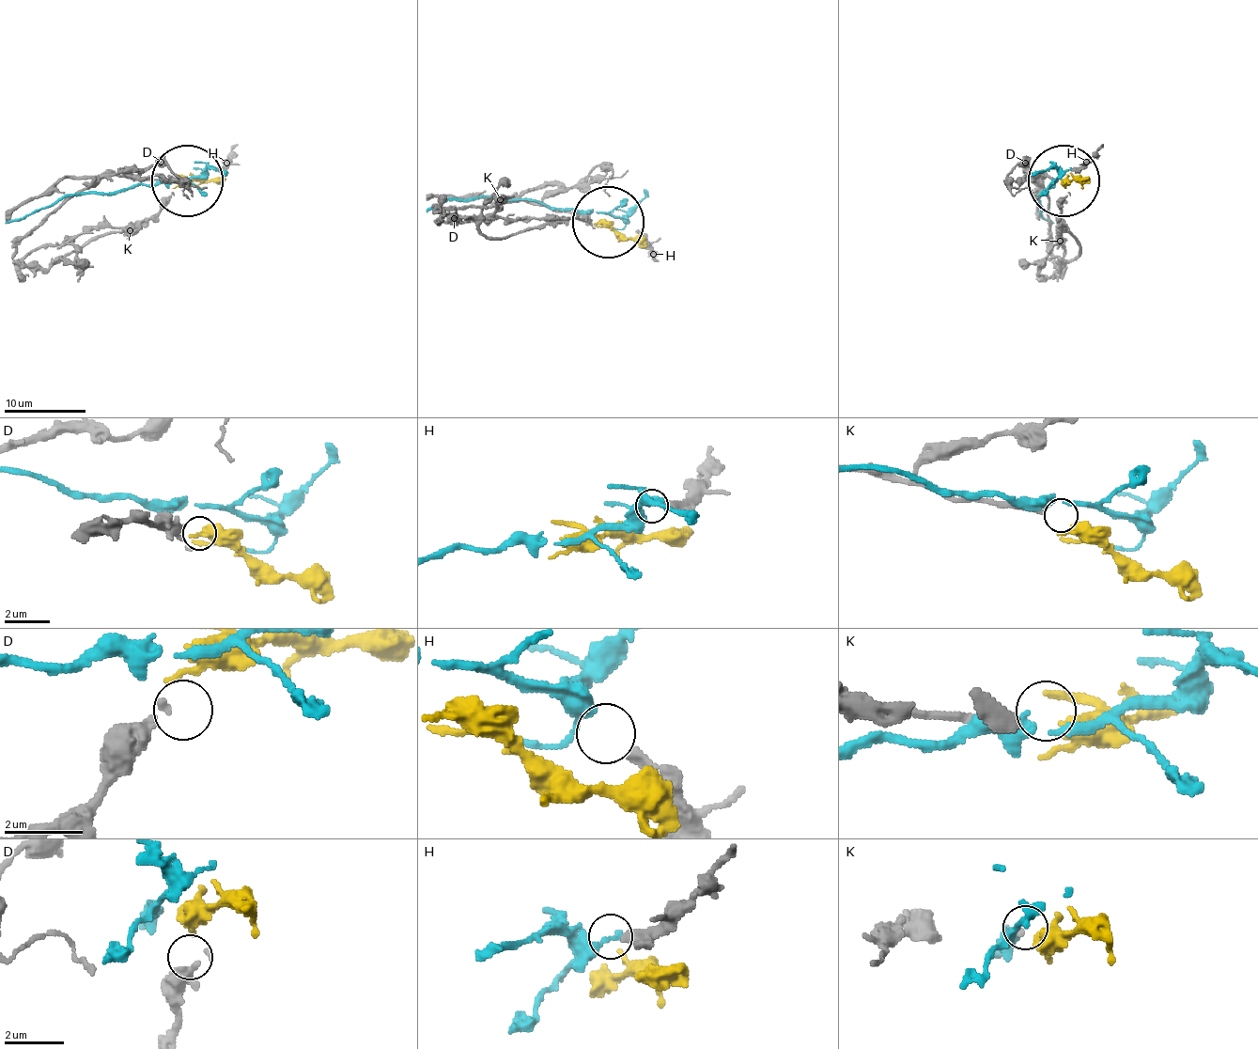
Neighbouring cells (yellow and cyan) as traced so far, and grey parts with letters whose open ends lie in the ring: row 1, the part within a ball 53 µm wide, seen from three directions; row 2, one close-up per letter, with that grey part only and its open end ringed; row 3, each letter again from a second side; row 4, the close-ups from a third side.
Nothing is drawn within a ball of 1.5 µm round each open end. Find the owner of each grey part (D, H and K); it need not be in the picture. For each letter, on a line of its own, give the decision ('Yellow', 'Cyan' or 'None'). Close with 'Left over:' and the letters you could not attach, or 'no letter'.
D: None
H: Cyan
K: Yellow
Left over: D

